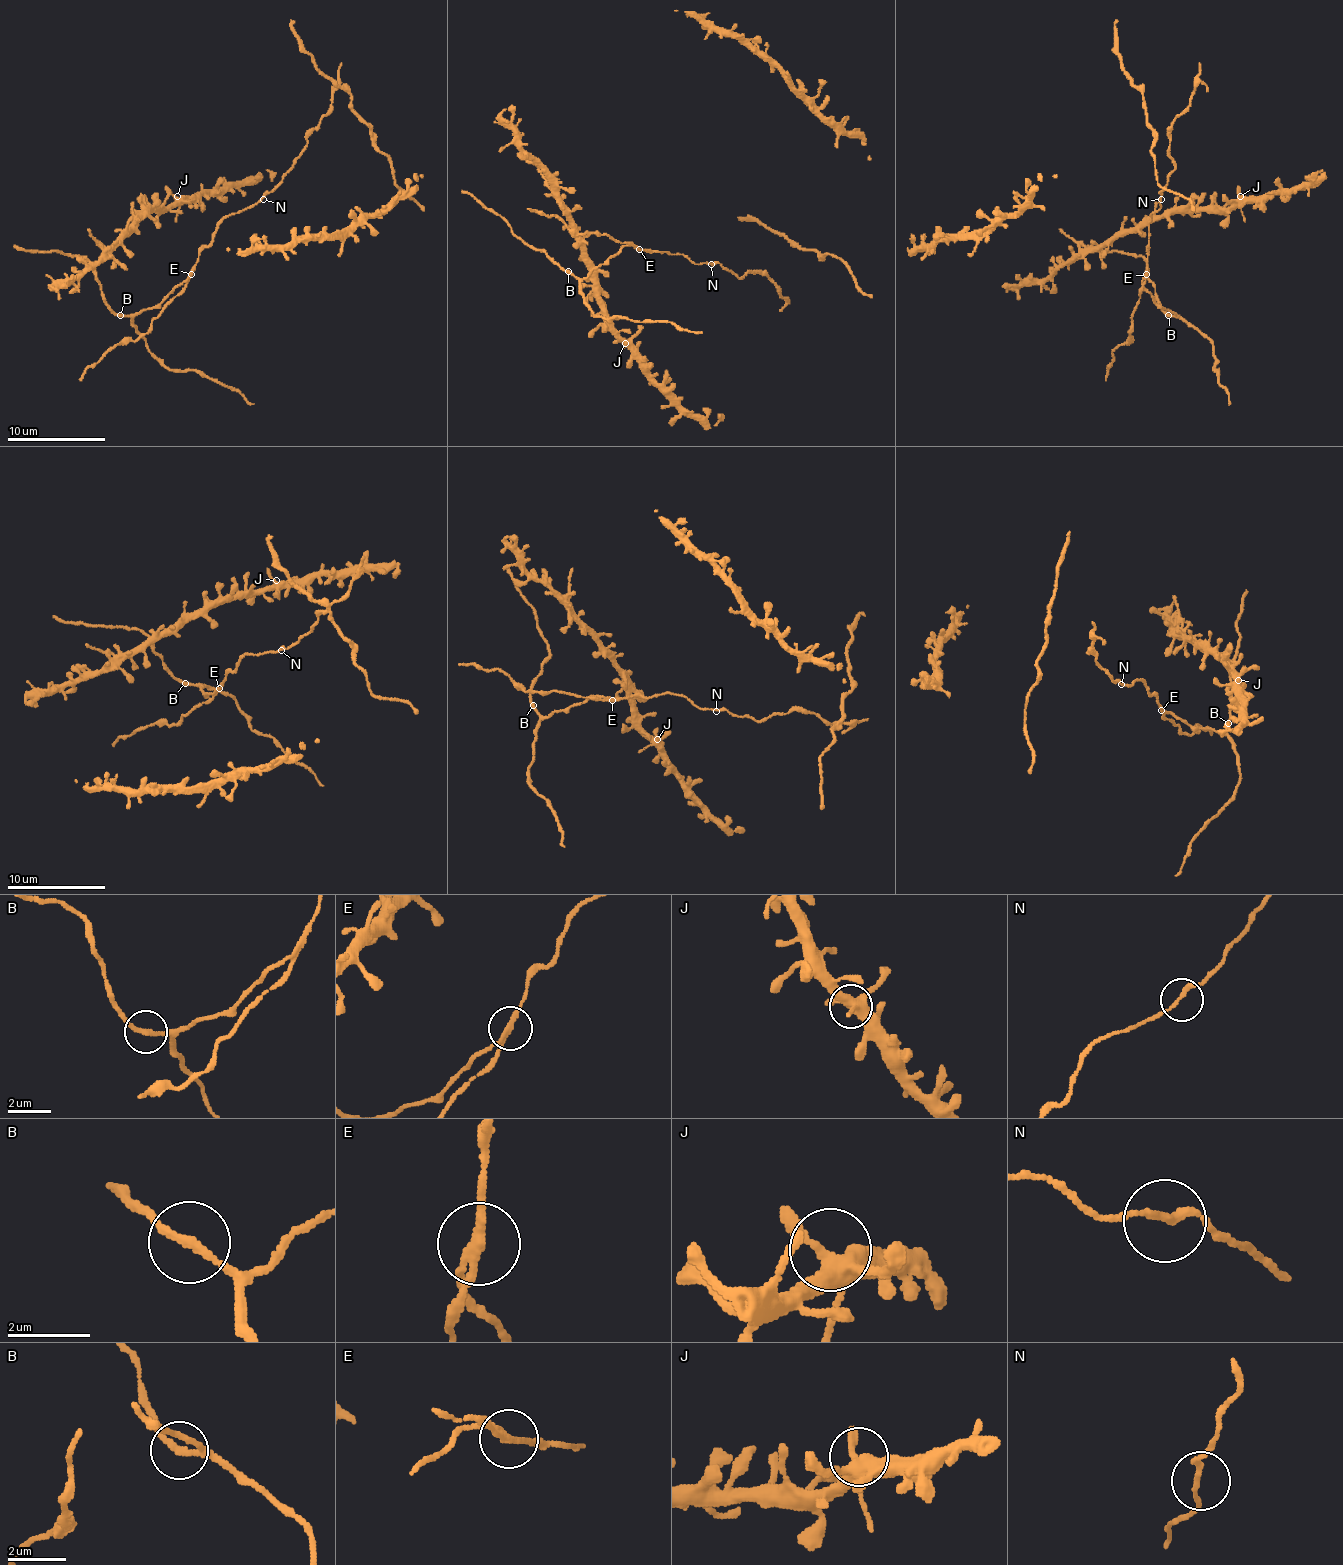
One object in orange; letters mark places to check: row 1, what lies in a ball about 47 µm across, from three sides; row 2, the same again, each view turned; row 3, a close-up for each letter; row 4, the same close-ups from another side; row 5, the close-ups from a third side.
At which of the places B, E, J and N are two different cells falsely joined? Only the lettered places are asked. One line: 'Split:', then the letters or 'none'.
Split: E

